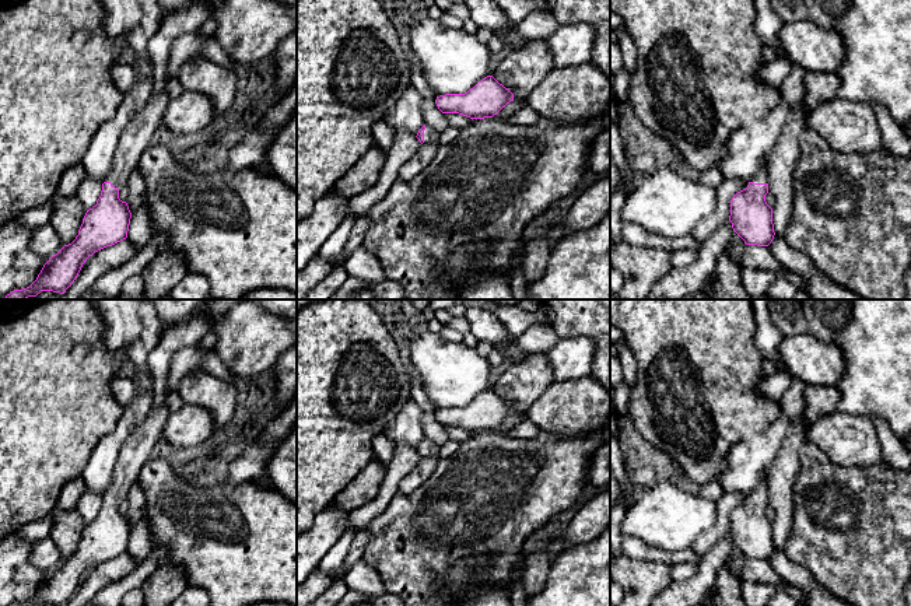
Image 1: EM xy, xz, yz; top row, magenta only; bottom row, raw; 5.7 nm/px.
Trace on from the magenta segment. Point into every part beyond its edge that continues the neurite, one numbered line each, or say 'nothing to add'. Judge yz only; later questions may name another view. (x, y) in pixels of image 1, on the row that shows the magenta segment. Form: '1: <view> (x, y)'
1: yz (761, 177)

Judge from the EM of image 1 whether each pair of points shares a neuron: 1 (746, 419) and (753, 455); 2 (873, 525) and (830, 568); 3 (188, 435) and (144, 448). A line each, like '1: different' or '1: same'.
1: different
2: same
3: different

